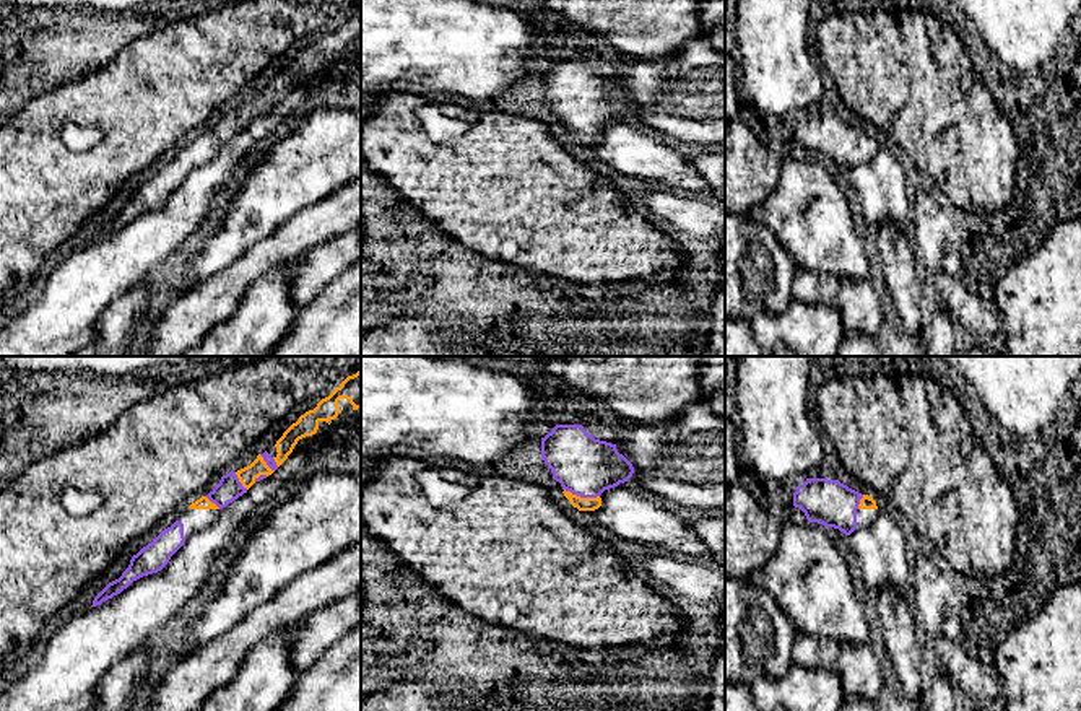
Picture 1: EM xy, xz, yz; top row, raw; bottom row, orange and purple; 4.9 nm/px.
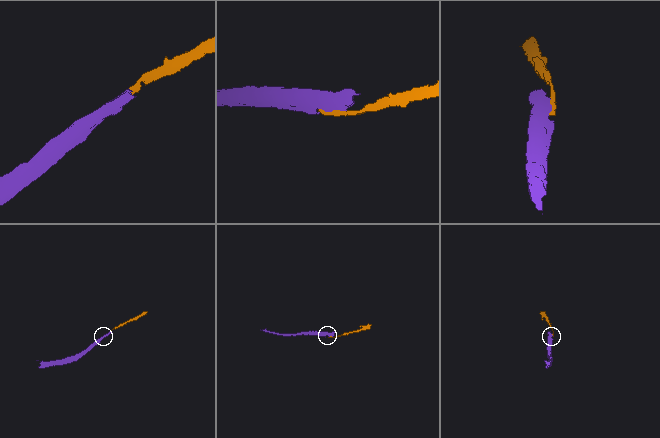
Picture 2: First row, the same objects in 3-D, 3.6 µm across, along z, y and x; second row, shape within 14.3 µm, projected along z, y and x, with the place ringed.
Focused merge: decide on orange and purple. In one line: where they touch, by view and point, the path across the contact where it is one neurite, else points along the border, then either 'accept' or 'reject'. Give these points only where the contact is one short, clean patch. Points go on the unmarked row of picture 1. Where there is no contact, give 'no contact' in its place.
xz (582, 134) | across xz (581, 139), (582, 134), (584, 101) | accept

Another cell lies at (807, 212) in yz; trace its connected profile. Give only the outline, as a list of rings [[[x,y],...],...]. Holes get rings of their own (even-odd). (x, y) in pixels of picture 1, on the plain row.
[[[784,158],[779,184],[758,205],[758,215],[797,267],[847,280],[868,278],[863,236],[857,233],[850,203],[823,159]]]

